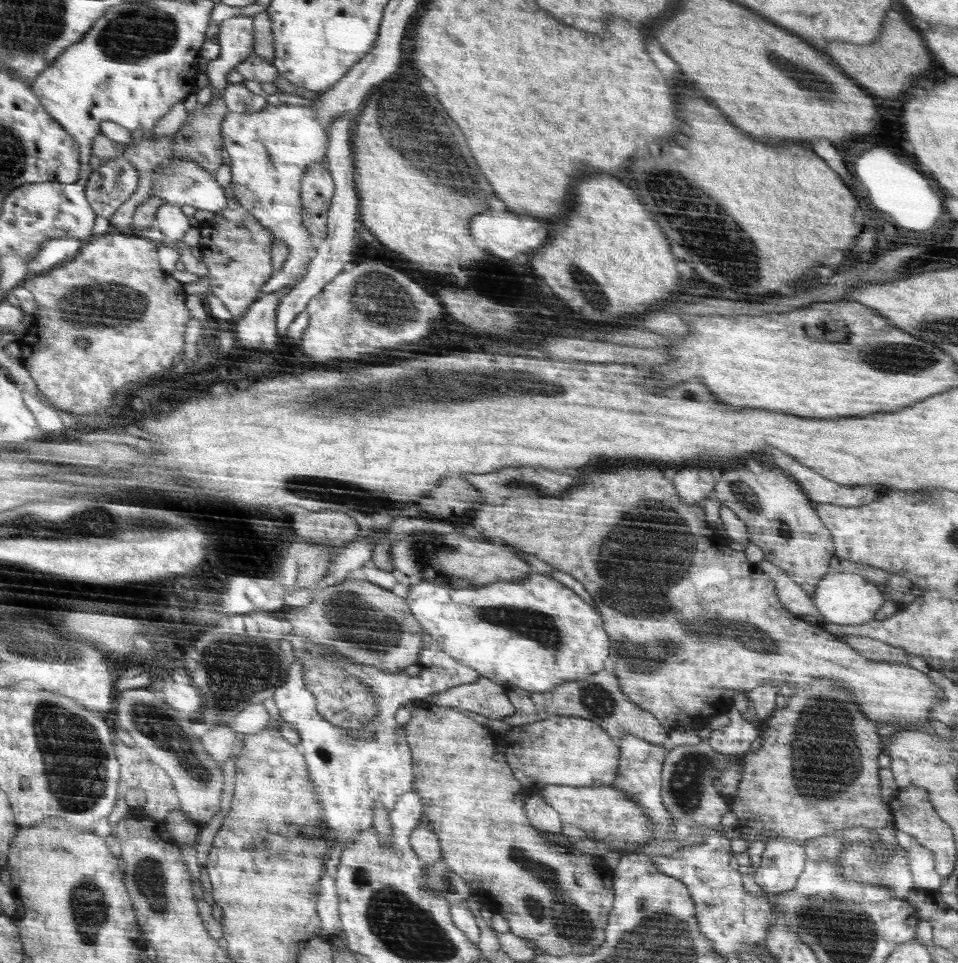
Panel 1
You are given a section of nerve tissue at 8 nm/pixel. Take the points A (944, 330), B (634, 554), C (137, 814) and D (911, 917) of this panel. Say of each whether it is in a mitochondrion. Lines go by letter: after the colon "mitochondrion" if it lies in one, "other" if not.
A: mitochondrion
B: mitochondrion
C: other
D: other

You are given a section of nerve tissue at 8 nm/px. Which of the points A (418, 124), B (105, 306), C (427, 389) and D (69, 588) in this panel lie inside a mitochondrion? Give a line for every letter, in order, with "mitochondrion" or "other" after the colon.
A: mitochondrion
B: mitochondrion
C: mitochondrion
D: other

